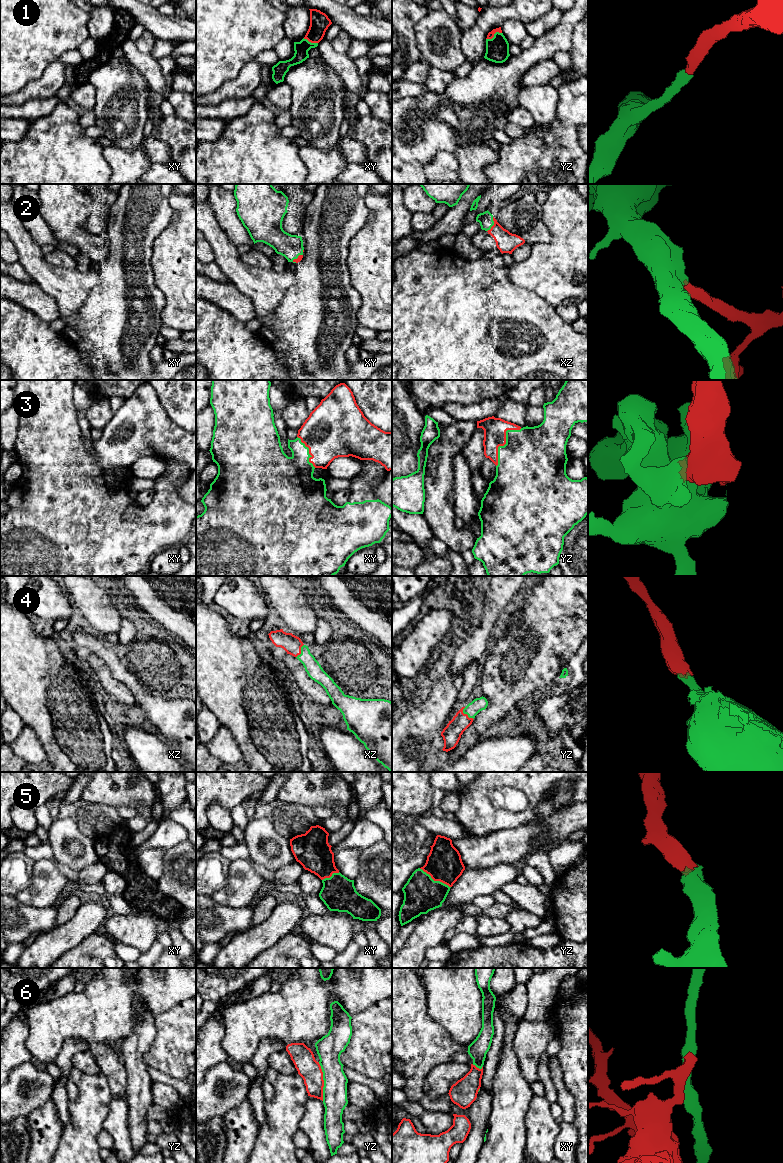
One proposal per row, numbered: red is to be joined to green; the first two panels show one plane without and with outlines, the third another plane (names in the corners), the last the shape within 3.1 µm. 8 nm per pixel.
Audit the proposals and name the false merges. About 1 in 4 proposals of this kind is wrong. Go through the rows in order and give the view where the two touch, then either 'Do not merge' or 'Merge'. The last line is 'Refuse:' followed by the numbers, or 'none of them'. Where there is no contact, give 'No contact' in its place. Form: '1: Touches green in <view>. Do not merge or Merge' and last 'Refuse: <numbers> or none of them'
1: Touches green in yz. Merge
2: Touches green in xz. Merge
3: Touches green in yz. Merge
4: Touches green in yz. Merge
5: Touches green in yz. Merge
6: Touches green in yz. Do not merge
Refuse: 6

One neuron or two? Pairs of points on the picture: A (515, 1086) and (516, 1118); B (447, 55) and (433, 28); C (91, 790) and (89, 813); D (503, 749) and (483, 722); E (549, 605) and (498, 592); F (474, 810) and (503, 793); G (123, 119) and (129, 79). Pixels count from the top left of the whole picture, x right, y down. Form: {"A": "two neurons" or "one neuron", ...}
{"A": "one neuron", "B": "one neuron", "C": "two neurons", "D": "two neurons", "E": "two neurons", "F": "two neurons", "G": "one neuron"}

